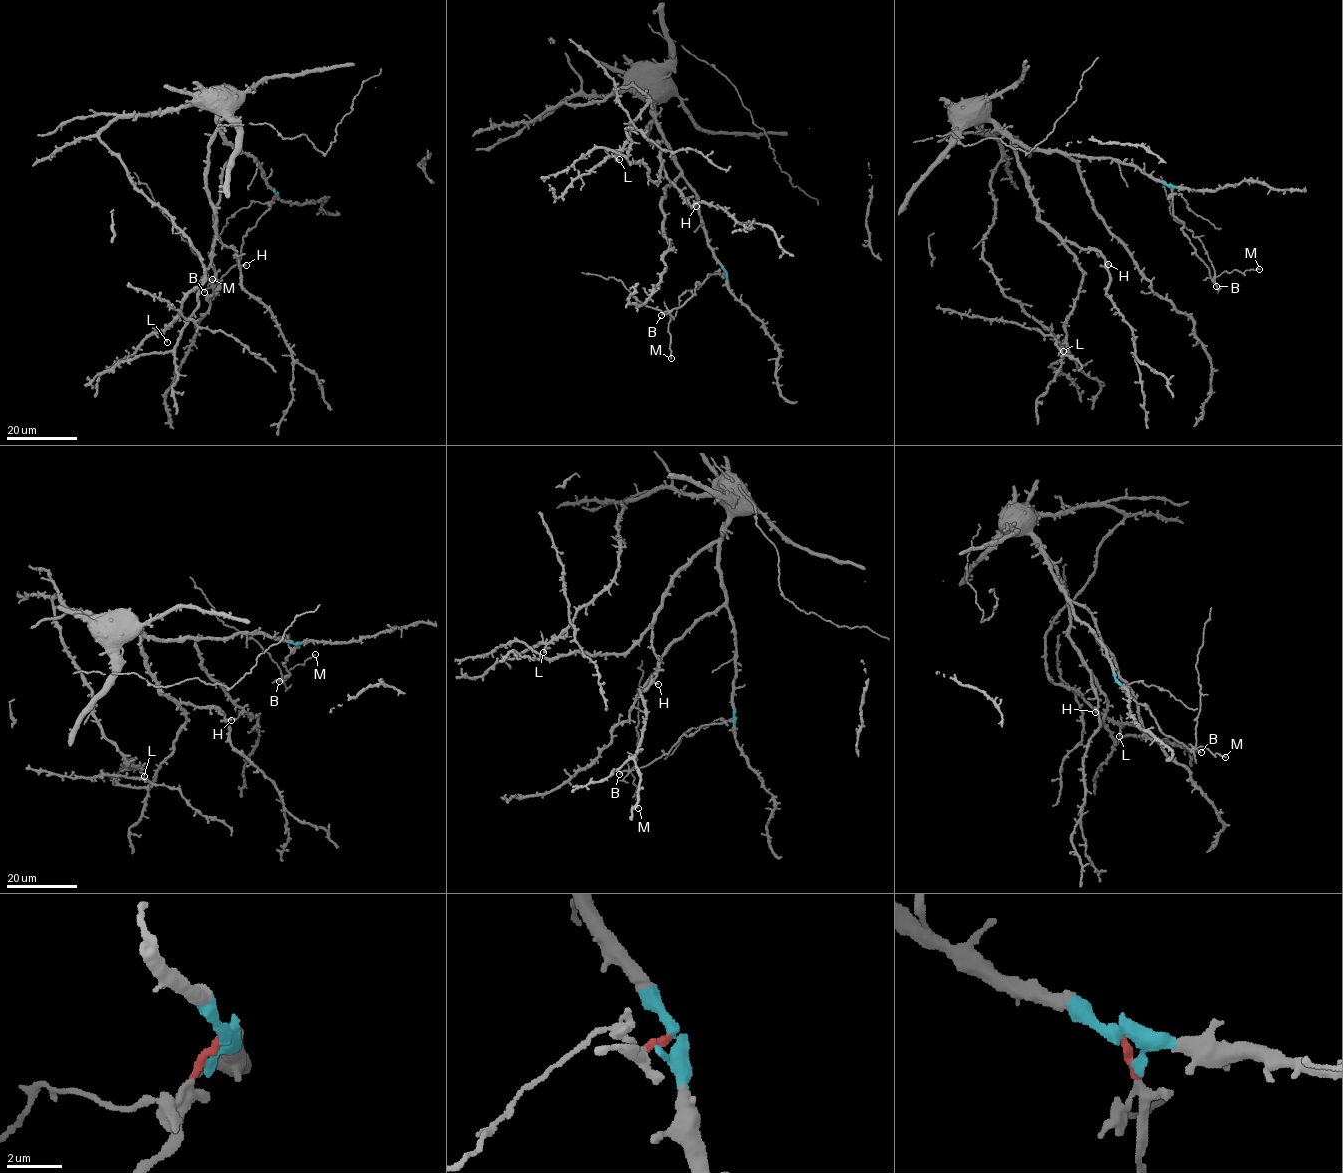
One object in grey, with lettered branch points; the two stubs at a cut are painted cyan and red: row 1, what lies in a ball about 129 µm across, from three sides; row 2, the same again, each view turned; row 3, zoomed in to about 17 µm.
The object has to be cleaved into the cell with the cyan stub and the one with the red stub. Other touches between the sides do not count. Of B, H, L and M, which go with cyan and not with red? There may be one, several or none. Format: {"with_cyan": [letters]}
{"with_cyan": ["H", "L"]}

